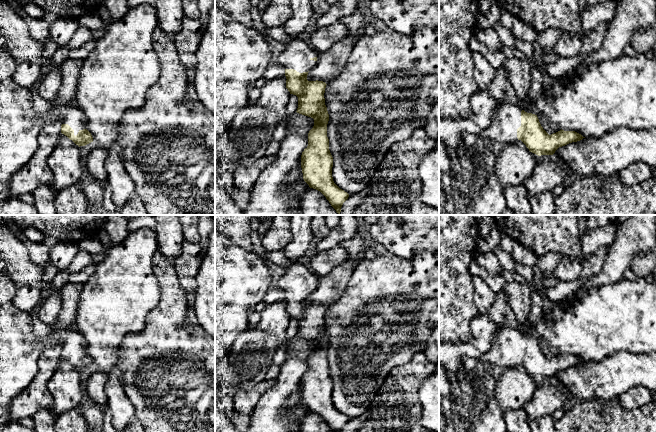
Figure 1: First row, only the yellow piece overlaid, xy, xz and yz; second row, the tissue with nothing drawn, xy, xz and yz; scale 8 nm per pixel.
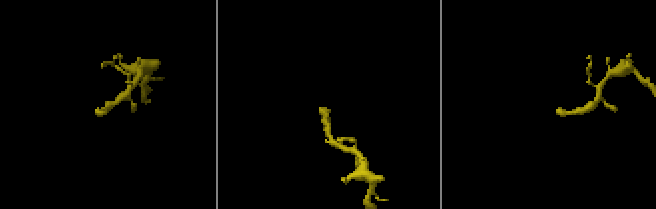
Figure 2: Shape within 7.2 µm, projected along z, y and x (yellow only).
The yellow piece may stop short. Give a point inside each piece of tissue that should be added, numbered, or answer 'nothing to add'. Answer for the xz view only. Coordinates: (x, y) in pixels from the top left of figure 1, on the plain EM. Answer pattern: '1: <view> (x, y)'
1: xz (297, 278)

